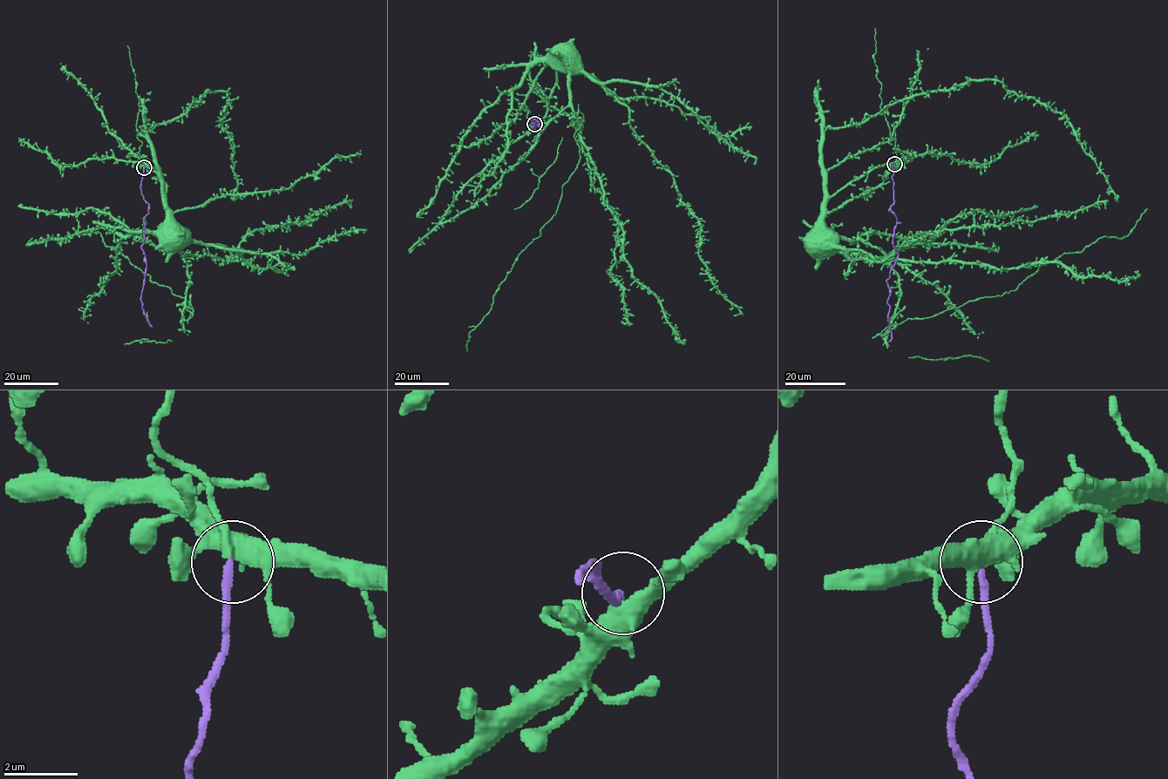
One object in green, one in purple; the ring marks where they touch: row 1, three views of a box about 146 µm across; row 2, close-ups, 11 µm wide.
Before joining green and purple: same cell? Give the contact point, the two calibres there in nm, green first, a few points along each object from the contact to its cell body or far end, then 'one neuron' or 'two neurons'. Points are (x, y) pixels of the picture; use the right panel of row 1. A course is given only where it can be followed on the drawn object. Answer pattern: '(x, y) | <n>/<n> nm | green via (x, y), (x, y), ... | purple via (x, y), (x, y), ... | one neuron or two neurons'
(894, 164) | 320/200 nm | green via (894, 164), (838, 189), (825, 219), (840, 249), (897, 274), (883, 335), (1015, 290), (1147, 208) | purple via (894, 164), (893, 204), (891, 210), (897, 220), (892, 246), (898, 255), (886, 280), (892, 334), (888, 342) | one neuron

